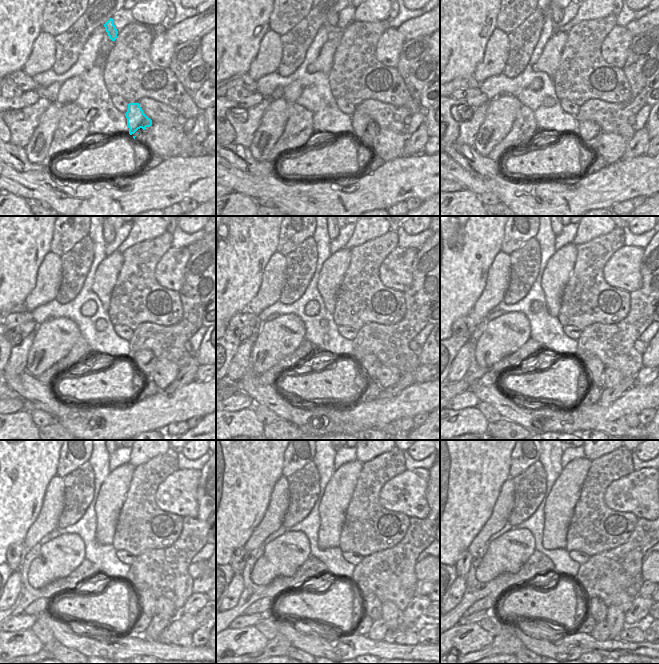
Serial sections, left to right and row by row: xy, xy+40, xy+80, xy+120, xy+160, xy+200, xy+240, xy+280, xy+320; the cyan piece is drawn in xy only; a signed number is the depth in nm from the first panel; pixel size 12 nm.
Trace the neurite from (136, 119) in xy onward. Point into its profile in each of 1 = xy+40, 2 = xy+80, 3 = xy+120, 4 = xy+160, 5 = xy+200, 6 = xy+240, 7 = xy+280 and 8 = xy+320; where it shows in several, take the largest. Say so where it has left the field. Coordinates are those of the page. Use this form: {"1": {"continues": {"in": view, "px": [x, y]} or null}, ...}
{"1": {"continues": {"in": "xy+40", "px": [360, 122]}}, "2": {"continues": {"in": "xy+80", "px": [588, 131]}}, "3": {"continues": {"in": "xy+120", "px": [145, 360]}}, "4": {"continues": {"in": "xy+160", "px": [370, 364]}}, "5": {"continues": {"in": "xy+200", "px": [595, 368]}}, "6": {"continues": {"in": "xy+240", "px": [147, 599]}}, "7": {"continues": {"in": "xy+280", "px": [372, 605]}}, "8": {"continues": {"in": "xy+320", "px": [597, 609]}}}

